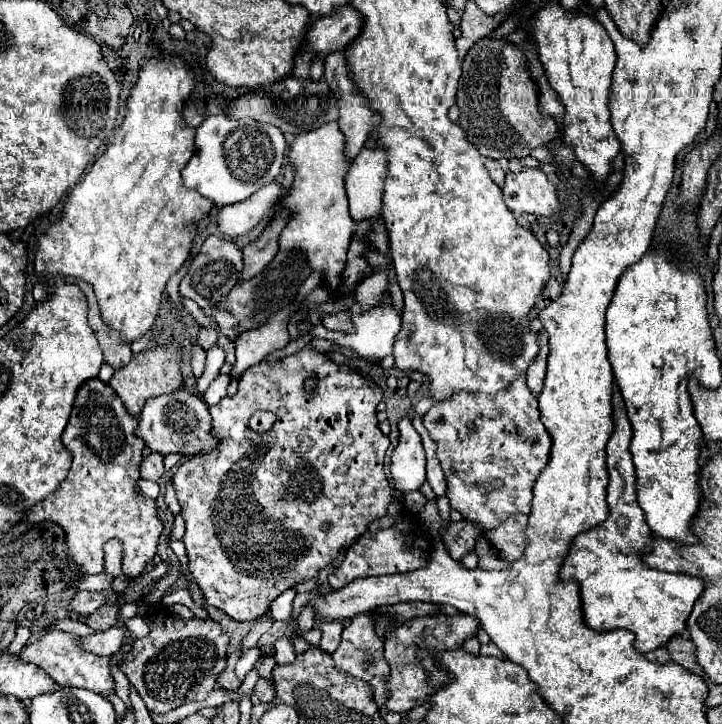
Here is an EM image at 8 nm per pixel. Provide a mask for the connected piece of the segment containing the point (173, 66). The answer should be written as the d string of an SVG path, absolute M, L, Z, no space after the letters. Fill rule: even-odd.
M180 58L148 60L138 74L138 82L128 98L126 116L106 150L96 158L84 180L70 192L62 216L40 236L36 252L36 272L52 284L54 276L78 276L94 286L102 318L122 334L126 342L146 334L154 324L164 286L184 264L194 238L192 222L212 208L210 200L186 190L180 178L182 168L194 152L196 130L188 128L180 110L194 88L194 76Z

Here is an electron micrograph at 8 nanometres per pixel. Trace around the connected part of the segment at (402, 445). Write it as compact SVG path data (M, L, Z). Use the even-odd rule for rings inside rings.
M402 418L398 422L400 430L400 442L392 452L392 478L394 478L394 490L398 494L408 494L414 490L420 490L420 486L426 480L426 458L422 448L422 438L412 426L410 418Z

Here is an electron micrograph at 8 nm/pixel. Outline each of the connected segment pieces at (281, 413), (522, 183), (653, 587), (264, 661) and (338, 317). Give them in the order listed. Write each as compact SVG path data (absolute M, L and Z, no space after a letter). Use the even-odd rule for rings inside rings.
M304 348L284 360L276 360L276 362L260 362L250 366L238 382L238 392L232 398L222 398L216 406L210 408L212 414L212 436L218 440L218 446L206 454L196 454L186 458L178 468L176 468L176 476L172 476L172 486L176 490L178 502L182 506L182 516L186 520L186 536L184 536L184 544L188 550L188 570L192 572L198 588L202 590L206 602L210 606L220 608L222 612L226 612L230 618L234 618L236 622L252 622L256 618L260 618L262 614L268 612L268 606L272 600L276 600L284 590L294 588L300 582L306 582L310 578L314 578L320 570L324 570L326 566L332 564L332 560L336 560L336 556L340 552L344 552L346 548L350 548L366 530L374 520L380 520L386 516L388 506L392 502L392 486L386 480L384 474L384 454L390 446L388 436L378 428L378 418L376 418L376 406L382 400L382 388L378 384L374 384L372 380L368 380L366 376L362 376L360 372L352 370L346 364L336 364L332 360L328 360L322 352L316 352L312 348ZM308 376L318 376L318 384L312 390L304 388L304 380ZM256 410L270 410L276 414L276 422L268 432L254 432L248 426L250 416Z
M538 168L508 172L502 186L502 194L506 206L516 214L520 212L530 212L538 216L558 214L556 188Z
M614 384L614 434L606 446L608 452L608 474L610 474L610 484L608 484L608 518L592 530L586 530L574 538L574 542L568 548L568 556L564 558L560 566L560 580L564 582L578 582L580 584L580 598L582 598L582 614L584 622L588 628L596 632L610 632L610 630L630 630L636 640L634 648L638 652L650 652L656 650L658 646L664 646L670 636L680 634L686 628L686 620L692 612L694 602L698 596L704 592L704 582L700 578L688 576L688 574L670 574L670 572L660 572L654 568L648 568L642 564L638 552L636 552L636 538L634 534L652 534L650 528L646 526L644 512L638 504L636 496L636 468L632 464L632 454L630 454L630 440L632 440L632 428L626 418L624 402L620 396L618 386Z
M260 656L260 660L256 662L256 670L258 670L258 674L262 678L272 682L272 668L274 668L274 664L276 664L274 656Z
M338 312L338 314L326 314L324 318L322 318L322 324L326 326L326 328L330 328L330 330L348 330L350 328L350 318L348 318L348 314L344 314L344 312Z

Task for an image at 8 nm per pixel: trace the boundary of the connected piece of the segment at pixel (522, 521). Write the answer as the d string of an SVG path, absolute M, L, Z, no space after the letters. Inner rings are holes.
M512 516L512 520L506 520L506 524L500 524L498 528L490 530L486 538L506 560L514 562L522 558L528 546L526 528L528 528L528 516Z

